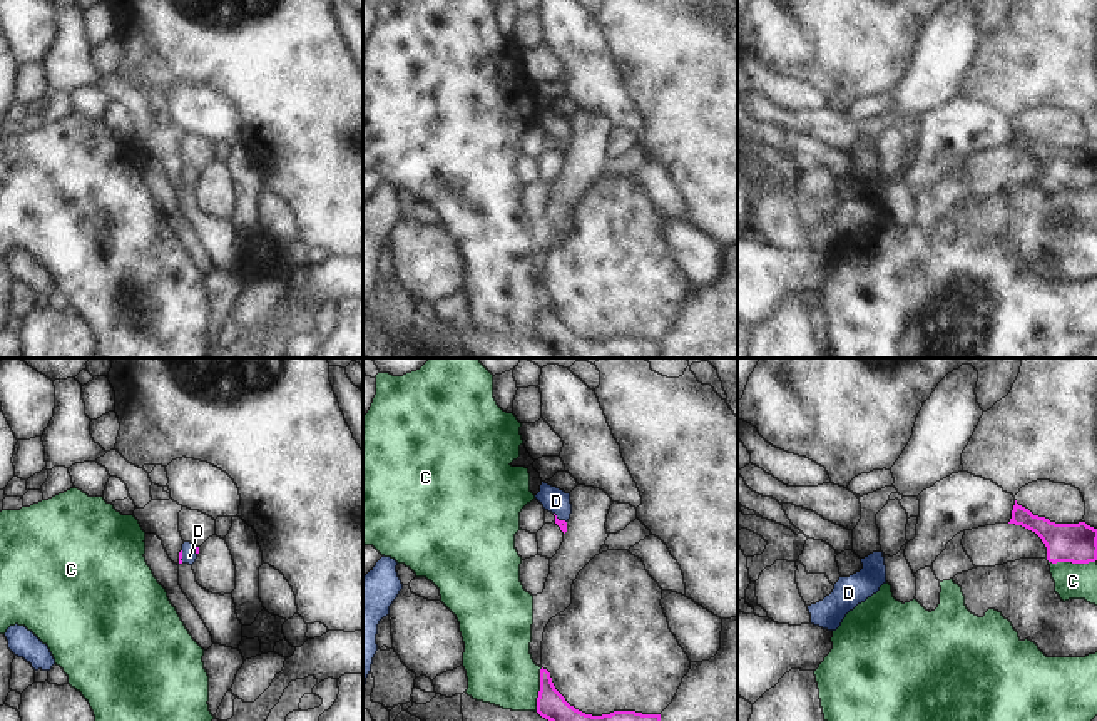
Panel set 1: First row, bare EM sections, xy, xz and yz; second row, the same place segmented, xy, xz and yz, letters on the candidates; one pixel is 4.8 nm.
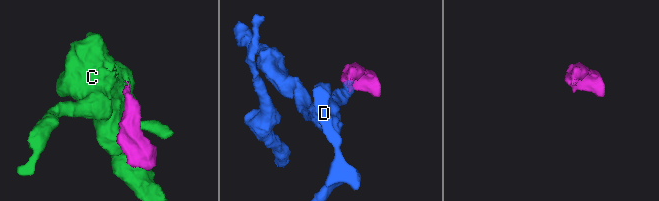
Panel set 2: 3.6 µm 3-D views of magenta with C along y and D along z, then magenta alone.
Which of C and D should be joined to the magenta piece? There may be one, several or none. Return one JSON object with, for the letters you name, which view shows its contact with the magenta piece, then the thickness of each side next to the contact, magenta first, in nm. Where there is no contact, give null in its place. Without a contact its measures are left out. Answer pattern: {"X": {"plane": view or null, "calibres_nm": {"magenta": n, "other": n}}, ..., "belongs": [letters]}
{"D": {"plane": "xz", "calibres_nm": {"magenta": 50, "other": 120}}, "belongs": ["D"]}

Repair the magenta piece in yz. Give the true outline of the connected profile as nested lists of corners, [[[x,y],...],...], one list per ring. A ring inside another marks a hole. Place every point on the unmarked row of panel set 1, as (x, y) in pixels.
[[[1017,129],[1008,149],[1022,151],[1035,157],[1047,172],[1047,186],[1089,189],[1097,186],[1097,154],[1079,149],[1055,149],[1045,142],[1033,141]]]

